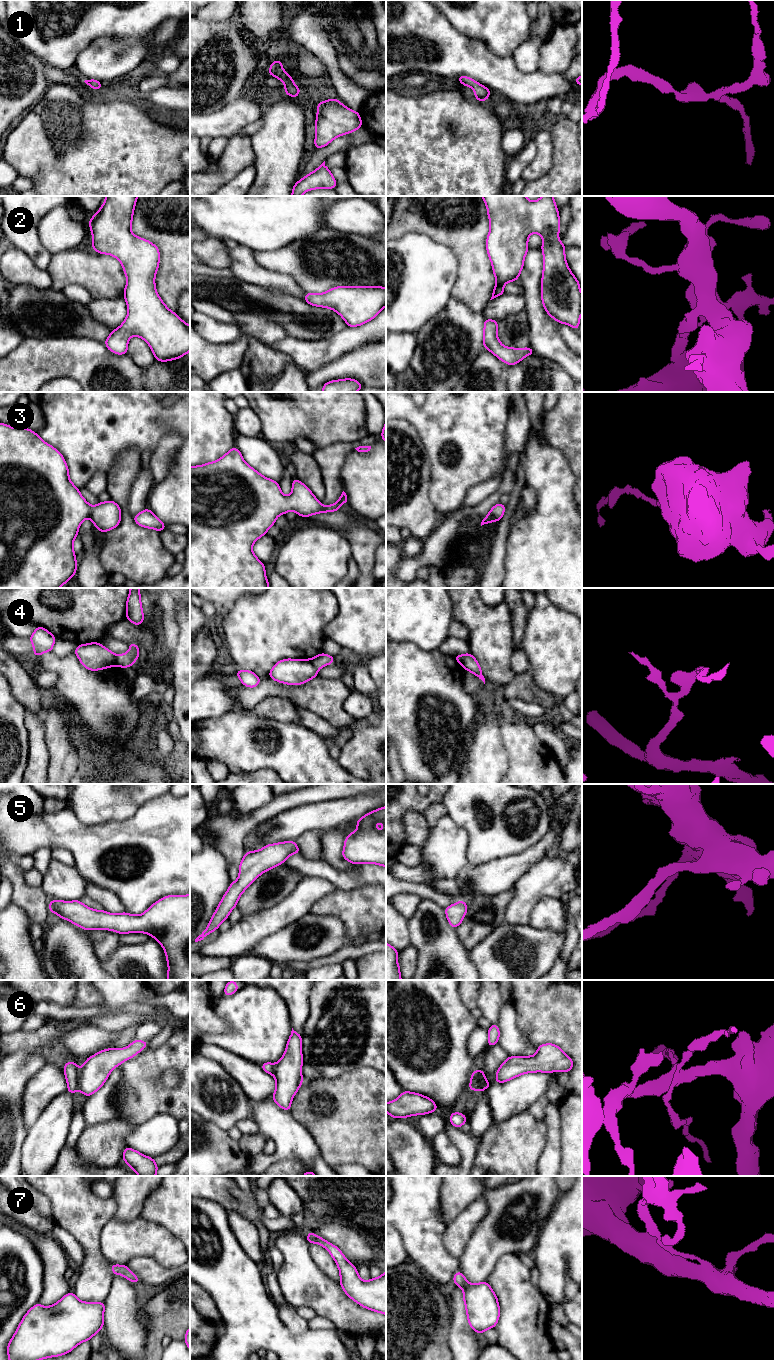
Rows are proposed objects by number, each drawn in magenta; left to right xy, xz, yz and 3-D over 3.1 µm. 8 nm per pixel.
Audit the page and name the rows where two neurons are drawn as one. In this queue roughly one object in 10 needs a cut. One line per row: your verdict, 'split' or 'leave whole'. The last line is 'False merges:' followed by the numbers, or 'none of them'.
1: leave whole
2: leave whole
3: leave whole
4: split
5: leave whole
6: split
7: leave whole
False merges: 4, 6

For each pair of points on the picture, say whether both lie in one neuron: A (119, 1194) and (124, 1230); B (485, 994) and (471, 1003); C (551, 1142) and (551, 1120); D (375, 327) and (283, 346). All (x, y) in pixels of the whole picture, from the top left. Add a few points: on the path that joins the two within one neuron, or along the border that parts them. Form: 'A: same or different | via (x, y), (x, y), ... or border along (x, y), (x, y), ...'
A: different | border along (139, 1215), (129, 1221), (112, 1218)
B: different | border along (479, 990), (476, 1006)
C: same | via (552, 1137), (552, 1125)
D: same | via (352, 337), (332, 348), (306, 348)

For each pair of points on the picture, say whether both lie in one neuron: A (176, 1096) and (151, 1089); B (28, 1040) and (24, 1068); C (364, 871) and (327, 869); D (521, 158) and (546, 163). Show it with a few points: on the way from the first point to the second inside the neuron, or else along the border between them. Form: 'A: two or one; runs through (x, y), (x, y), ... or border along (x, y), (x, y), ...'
A: one; runs through (170, 1095), (157, 1095)
B: two; border along (10, 1052), (29, 1049), (37, 1052), (46, 1063)
C: one; runs through (355, 876), (336, 876)
D: two; border along (533, 138), (535, 156), (520, 177)

